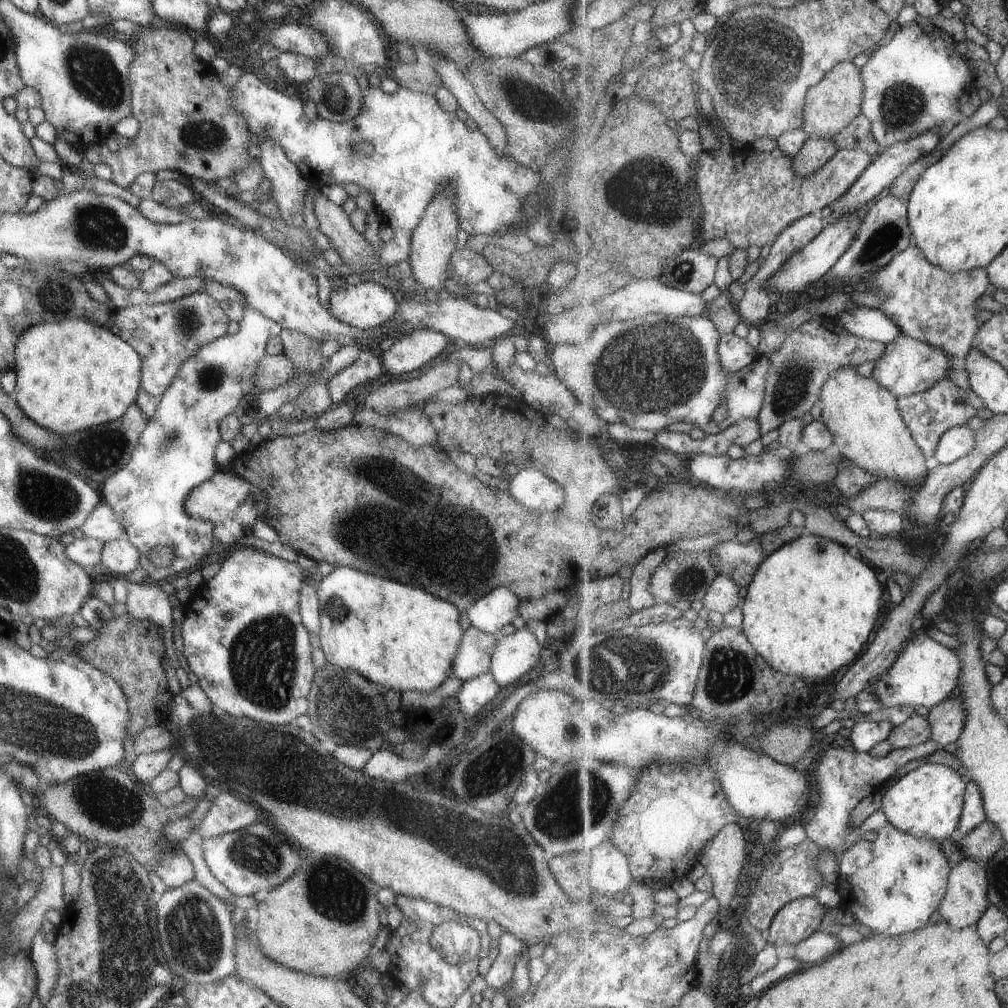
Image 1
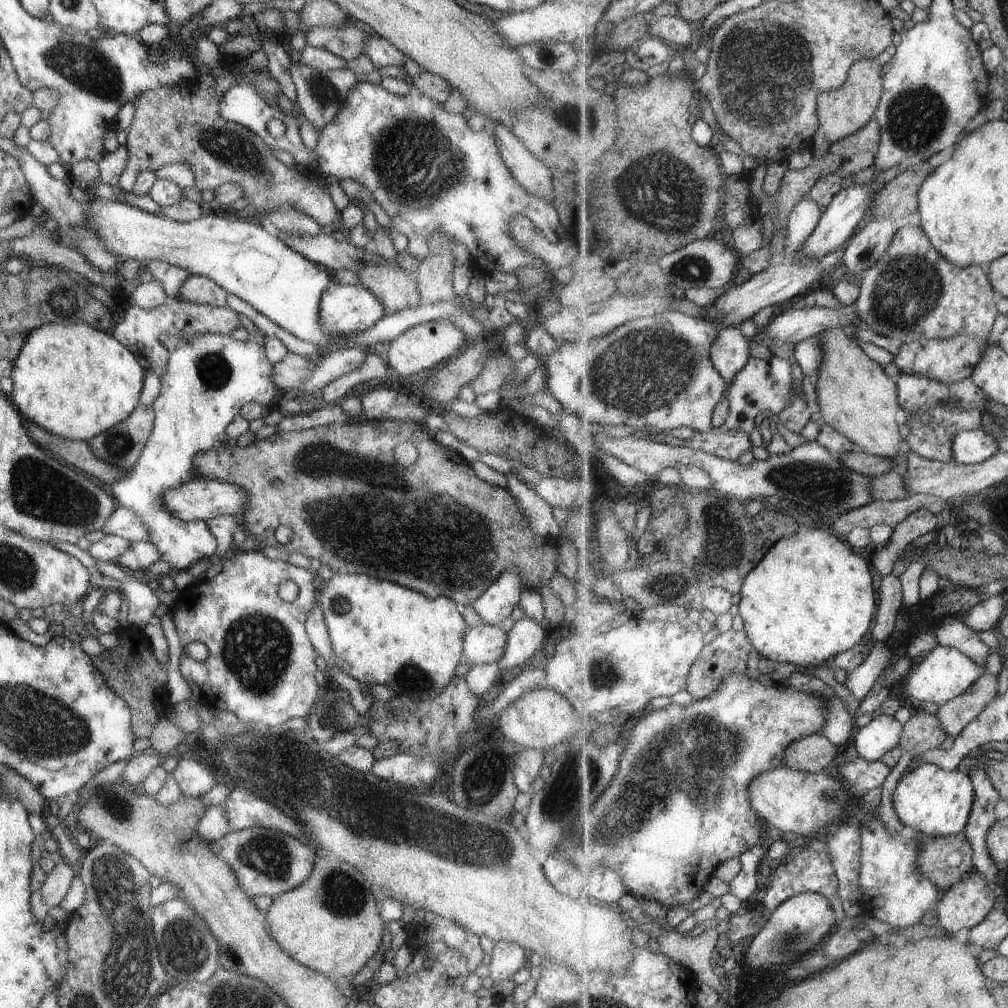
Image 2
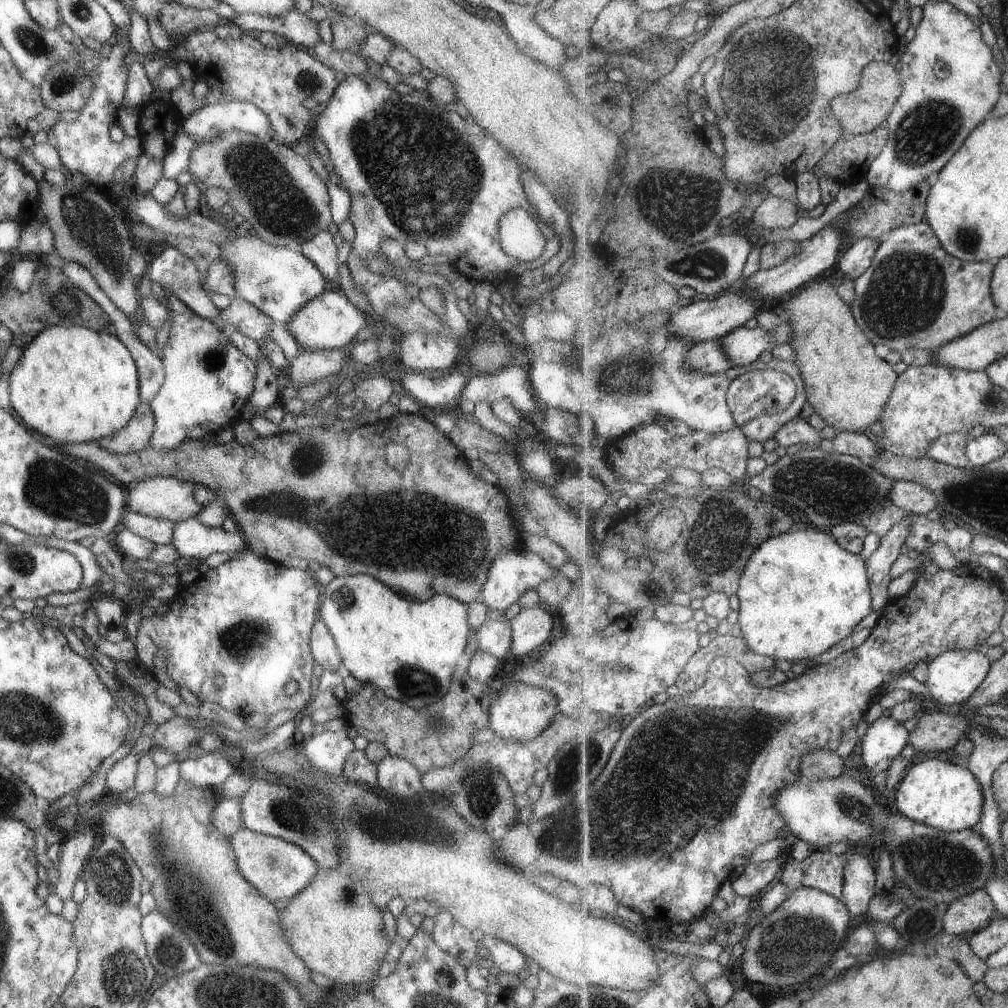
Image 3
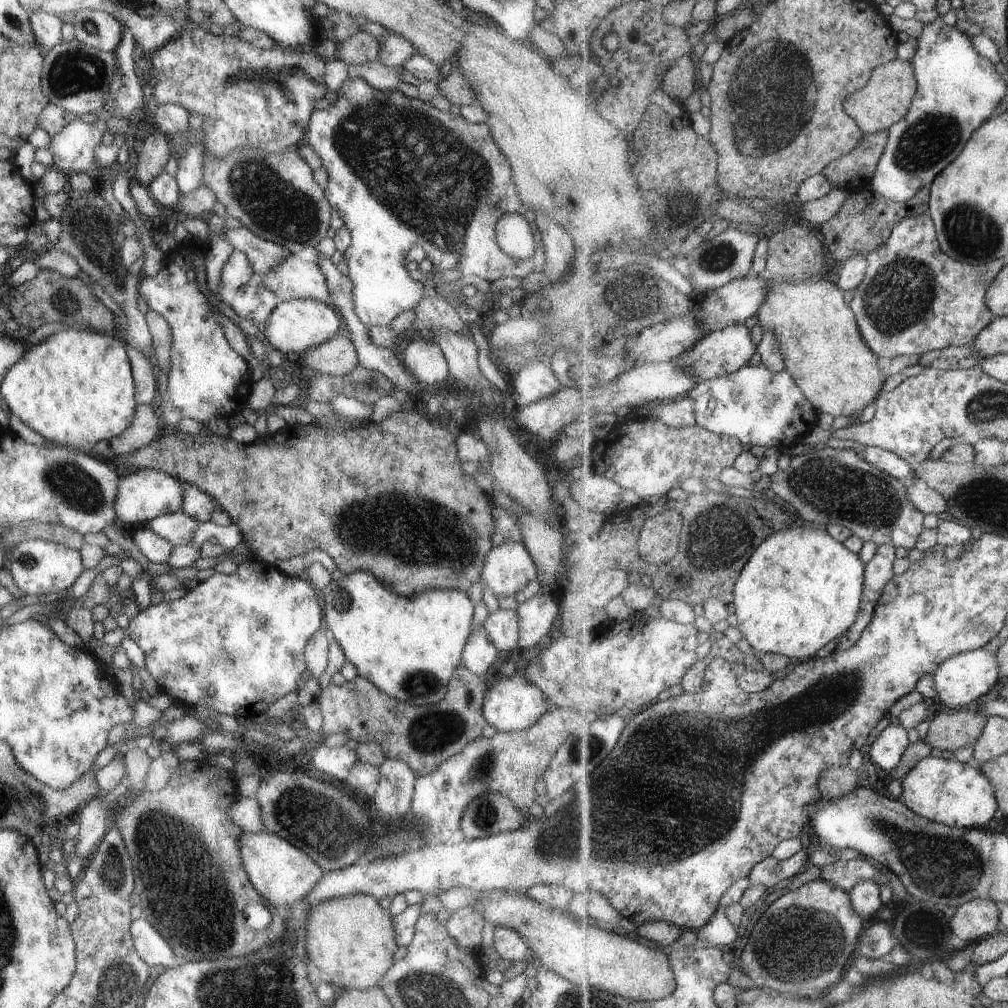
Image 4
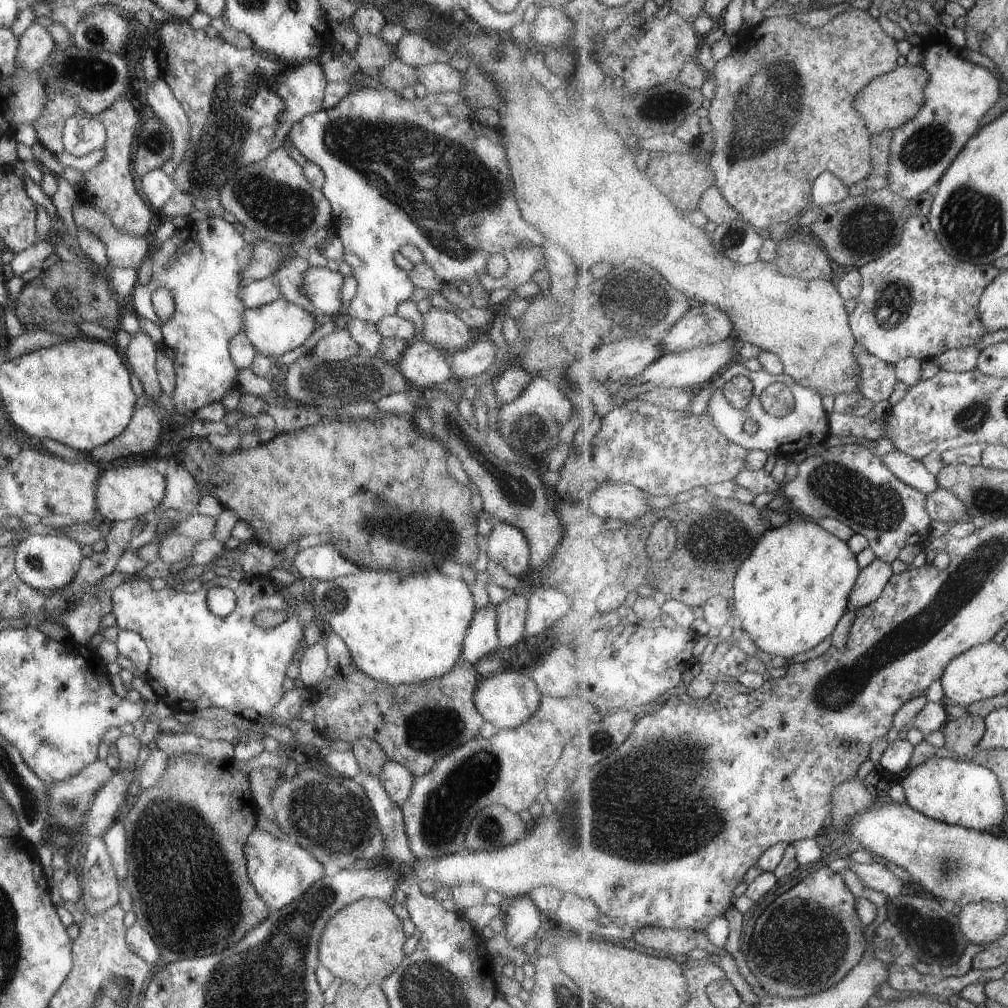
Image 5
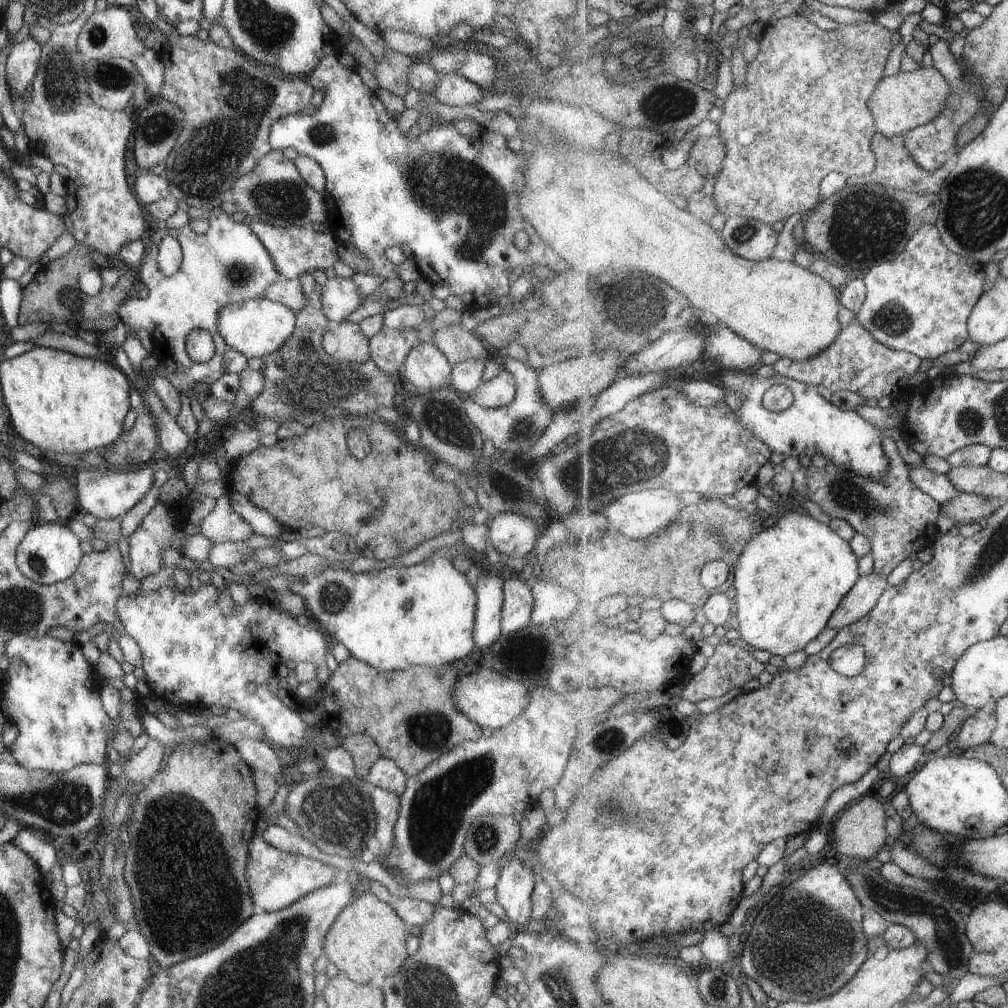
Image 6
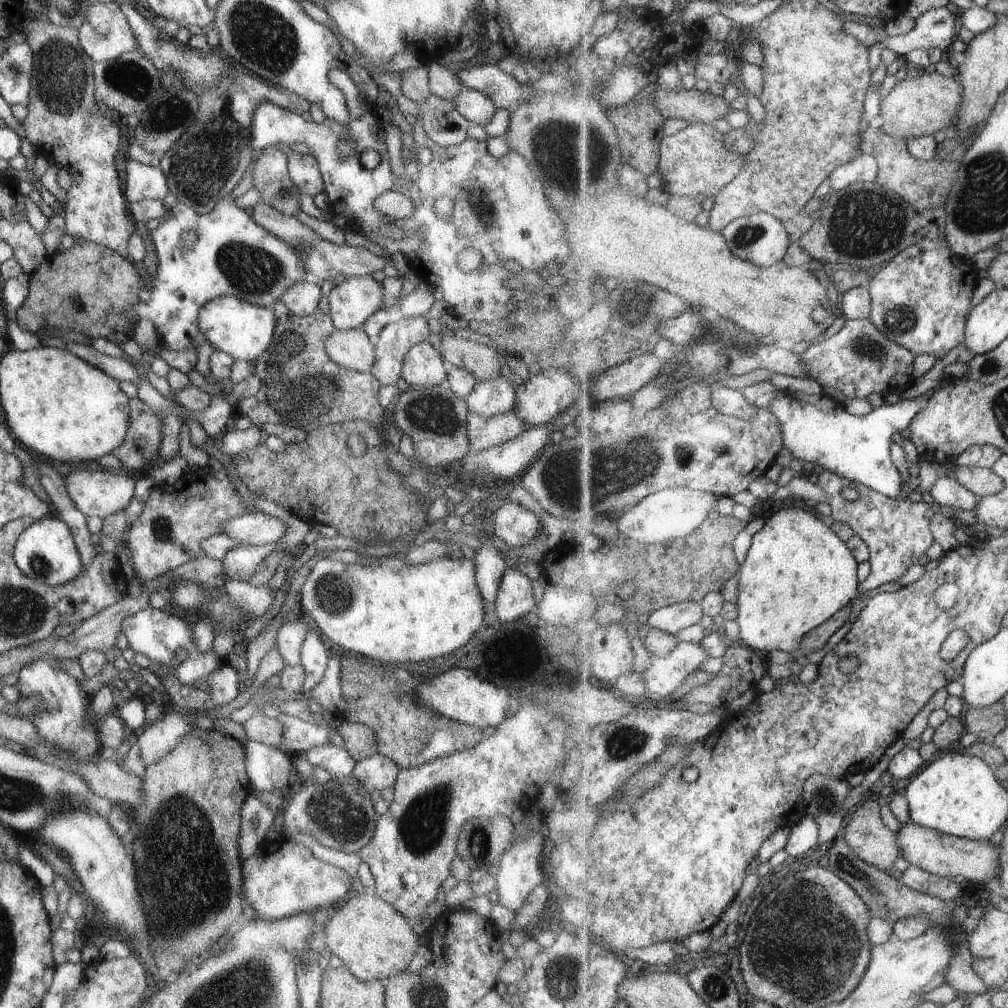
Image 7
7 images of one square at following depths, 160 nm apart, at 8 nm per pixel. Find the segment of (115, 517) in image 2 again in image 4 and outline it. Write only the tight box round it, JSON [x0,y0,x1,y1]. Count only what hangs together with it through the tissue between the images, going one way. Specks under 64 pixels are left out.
[143,511,200,545]

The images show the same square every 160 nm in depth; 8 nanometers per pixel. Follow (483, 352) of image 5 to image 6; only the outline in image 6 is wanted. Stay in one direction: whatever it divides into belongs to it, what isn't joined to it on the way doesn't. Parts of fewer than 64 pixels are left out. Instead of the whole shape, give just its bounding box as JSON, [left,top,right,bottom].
[447,359,484,396]

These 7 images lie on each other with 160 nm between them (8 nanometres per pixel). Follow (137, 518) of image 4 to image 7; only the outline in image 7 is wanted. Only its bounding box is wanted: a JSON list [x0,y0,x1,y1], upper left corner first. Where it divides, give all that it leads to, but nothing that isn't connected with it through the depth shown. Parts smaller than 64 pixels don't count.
[62,468,135,519]

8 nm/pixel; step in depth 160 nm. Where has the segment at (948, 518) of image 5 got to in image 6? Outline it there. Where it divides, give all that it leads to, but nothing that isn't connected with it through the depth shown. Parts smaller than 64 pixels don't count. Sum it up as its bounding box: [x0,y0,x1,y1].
[942,493,1004,523]

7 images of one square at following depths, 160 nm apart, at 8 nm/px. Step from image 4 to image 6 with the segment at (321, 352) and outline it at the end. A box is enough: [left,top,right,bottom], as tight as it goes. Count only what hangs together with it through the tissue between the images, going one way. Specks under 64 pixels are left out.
[320,320,370,364]

